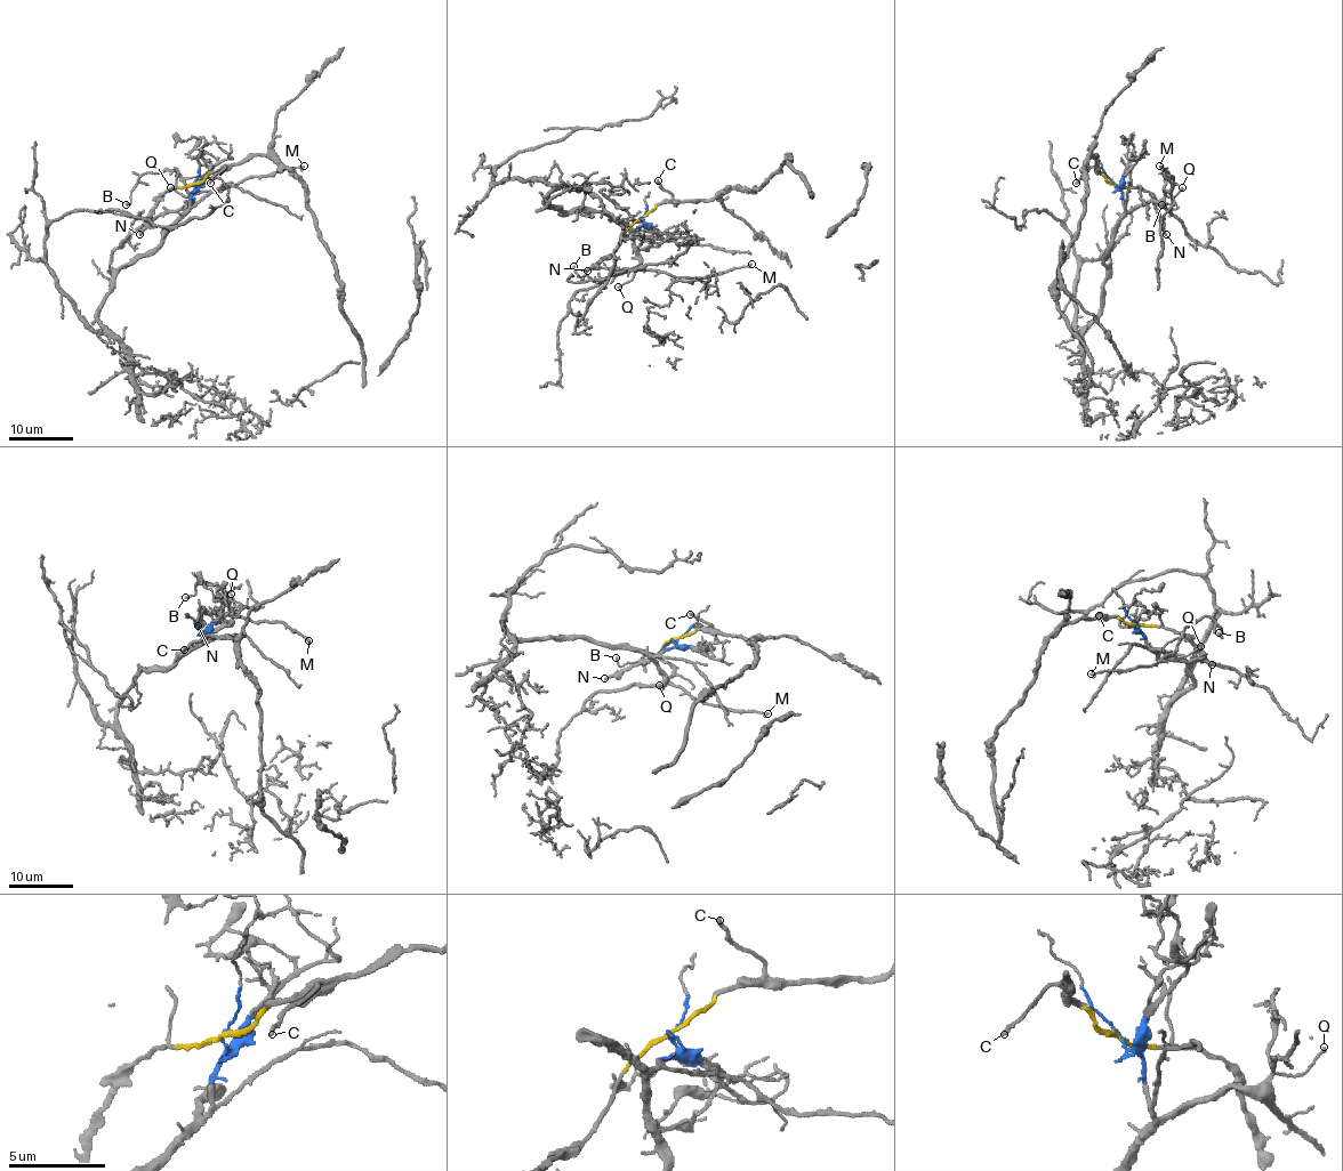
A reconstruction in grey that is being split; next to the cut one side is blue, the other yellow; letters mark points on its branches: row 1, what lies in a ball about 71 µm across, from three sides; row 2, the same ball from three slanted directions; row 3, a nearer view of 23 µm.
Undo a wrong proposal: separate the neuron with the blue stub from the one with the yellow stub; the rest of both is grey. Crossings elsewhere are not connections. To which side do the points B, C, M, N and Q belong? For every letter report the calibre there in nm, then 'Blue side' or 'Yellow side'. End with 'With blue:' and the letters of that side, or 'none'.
B: Thickness 130 nm. Blue side
C: Thickness 200 nm. Yellow side
M: Thickness 140 nm. Blue side
N: Thickness 170 nm. Yellow side
Q: Thickness 100 nm. Blue side
With blue: B, M, Q

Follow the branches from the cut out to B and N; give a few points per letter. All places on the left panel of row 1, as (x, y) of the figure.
B: (193, 183), (186, 210), (193, 201), (185, 183), (174, 171), (162, 170), (145, 174), (126, 203)
N: (193, 183), (169, 190), (161, 198), (150, 225), (139, 234)

